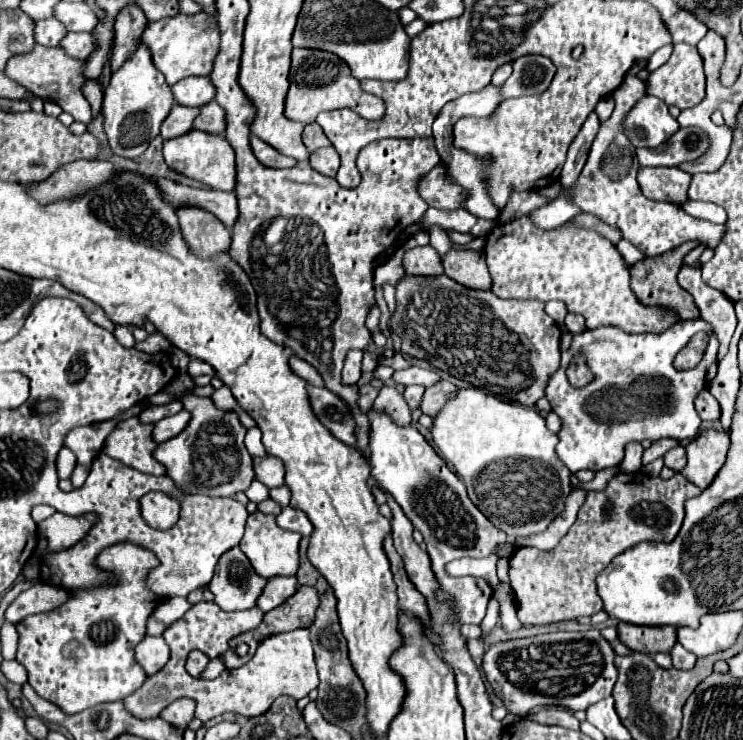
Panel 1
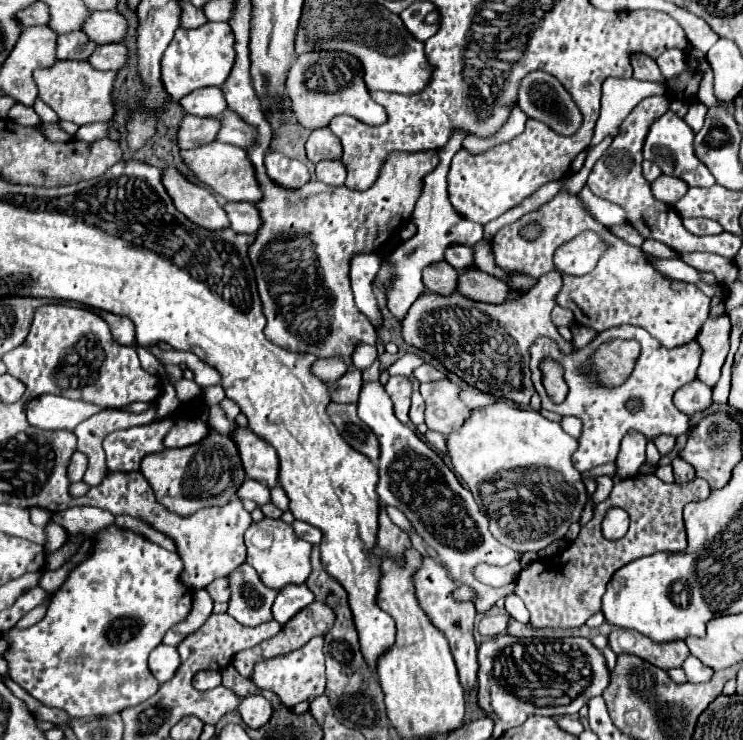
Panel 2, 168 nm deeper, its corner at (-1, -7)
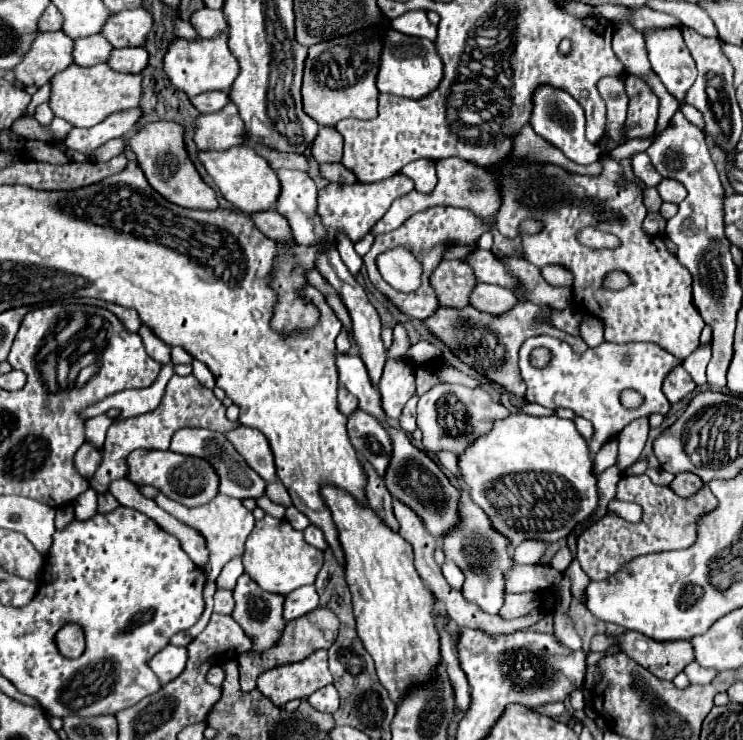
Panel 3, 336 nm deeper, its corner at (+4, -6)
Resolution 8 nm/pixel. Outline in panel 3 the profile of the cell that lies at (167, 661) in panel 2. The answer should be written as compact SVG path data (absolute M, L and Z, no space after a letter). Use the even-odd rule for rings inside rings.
M169 644L153 656L153 660L149 662L149 668L155 672L161 684L167 684L183 672L185 662L187 662L187 650Z

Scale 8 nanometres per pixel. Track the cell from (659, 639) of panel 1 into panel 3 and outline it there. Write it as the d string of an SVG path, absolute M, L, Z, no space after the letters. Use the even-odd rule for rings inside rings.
M627 630L619 636L607 636L607 634L597 634L591 640L591 652L607 652L609 648L619 646L629 658L633 658L635 662L639 662L643 668L647 668L651 674L663 678L663 680L673 680L695 656L693 656L693 648L687 640L671 640L671 642L657 642L651 640L649 636L643 636L639 632Z

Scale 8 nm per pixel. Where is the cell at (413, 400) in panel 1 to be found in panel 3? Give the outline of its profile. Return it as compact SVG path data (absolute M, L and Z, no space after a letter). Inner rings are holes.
M415 394L415 396L411 396L411 400L405 404L405 408L403 408L403 414L401 414L401 428L405 430L405 432L413 432L415 428L417 428L417 424L415 424L415 406L417 406L417 400L419 400L419 396Z

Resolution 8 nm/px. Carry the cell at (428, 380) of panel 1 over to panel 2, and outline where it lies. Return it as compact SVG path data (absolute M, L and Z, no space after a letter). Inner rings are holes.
M450 379L422 383L420 393L426 401L426 425L430 431L450 435L470 417L470 409L460 399L462 387Z

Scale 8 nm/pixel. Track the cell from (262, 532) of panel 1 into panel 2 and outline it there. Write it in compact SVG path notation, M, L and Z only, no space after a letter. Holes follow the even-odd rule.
M264 517L260 523L252 523L246 531L246 547L248 547L246 563L256 569L262 583L270 589L282 589L284 585L306 583L306 579L310 577L312 545L296 537L292 525L284 523L282 519Z

